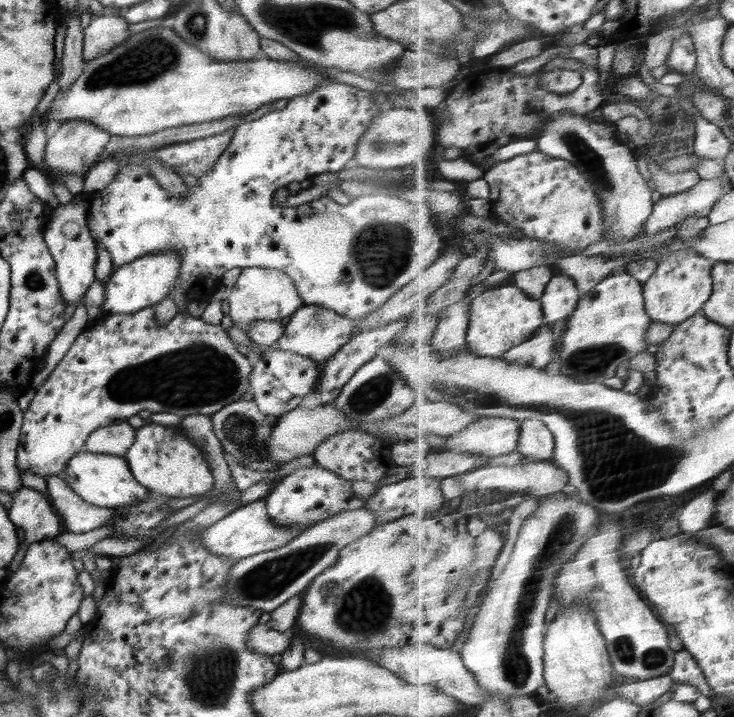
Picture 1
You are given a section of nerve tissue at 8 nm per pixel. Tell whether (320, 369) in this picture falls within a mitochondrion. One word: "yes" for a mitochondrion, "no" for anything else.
no

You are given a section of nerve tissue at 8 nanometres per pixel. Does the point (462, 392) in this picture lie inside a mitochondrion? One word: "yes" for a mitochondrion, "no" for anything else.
yes

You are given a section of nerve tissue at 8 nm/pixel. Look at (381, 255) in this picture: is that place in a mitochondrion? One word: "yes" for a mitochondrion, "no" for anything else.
yes

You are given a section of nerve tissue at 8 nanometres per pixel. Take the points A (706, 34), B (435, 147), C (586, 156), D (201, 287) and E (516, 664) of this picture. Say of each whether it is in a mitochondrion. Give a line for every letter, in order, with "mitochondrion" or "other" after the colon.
A: other
B: other
C: mitochondrion
D: other
E: mitochondrion

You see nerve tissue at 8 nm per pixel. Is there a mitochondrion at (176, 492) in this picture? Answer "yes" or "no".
no

